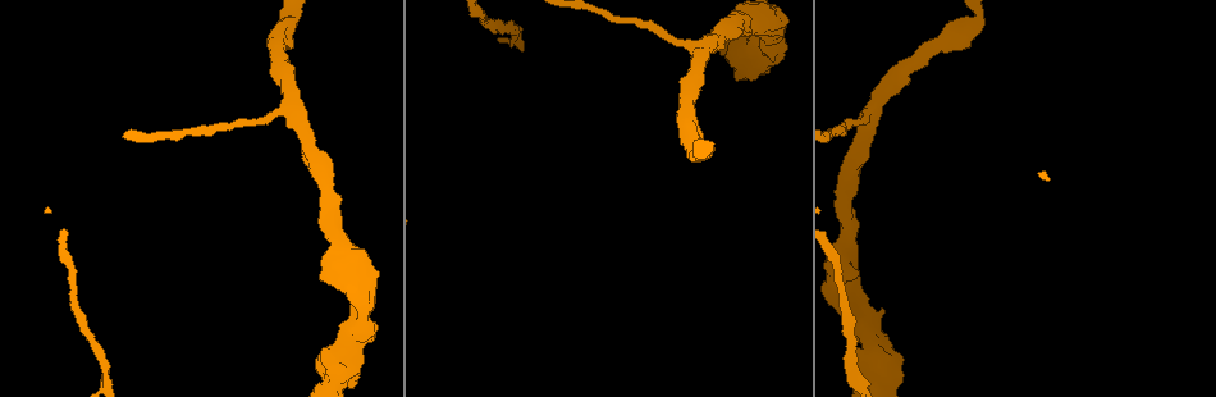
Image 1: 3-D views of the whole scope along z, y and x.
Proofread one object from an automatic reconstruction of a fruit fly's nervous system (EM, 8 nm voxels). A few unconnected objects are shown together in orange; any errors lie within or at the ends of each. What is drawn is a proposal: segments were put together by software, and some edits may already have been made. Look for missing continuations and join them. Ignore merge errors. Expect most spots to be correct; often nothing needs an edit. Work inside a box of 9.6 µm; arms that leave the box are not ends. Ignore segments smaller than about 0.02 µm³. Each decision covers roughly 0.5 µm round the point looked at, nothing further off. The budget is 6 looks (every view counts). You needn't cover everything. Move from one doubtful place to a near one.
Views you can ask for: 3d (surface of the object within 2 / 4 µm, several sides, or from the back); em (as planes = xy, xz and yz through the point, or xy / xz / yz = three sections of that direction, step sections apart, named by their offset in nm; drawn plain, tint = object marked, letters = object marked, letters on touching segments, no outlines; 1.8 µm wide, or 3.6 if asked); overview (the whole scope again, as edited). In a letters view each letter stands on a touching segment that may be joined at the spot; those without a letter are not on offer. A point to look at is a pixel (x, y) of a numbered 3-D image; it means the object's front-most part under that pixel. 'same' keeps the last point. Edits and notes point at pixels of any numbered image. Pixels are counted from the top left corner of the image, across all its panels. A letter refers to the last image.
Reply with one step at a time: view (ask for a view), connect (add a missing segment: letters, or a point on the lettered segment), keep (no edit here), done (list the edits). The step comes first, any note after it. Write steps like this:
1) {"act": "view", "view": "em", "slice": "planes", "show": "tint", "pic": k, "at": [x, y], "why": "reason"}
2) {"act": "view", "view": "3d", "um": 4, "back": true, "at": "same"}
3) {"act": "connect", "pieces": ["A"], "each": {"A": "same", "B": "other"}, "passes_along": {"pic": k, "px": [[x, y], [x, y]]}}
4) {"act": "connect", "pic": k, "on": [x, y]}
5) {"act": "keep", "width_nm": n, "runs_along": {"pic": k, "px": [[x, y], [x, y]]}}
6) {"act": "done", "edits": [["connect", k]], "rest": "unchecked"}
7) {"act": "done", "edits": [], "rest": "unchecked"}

{"act": "view", "view": "3d", "um": 4, "pic": 1, "at": [292, 108], "why": "abrupt turn"}

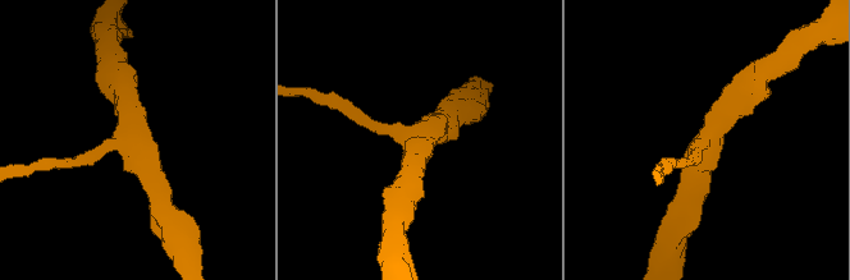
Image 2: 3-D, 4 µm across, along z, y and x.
{"act": "view", "view": "em", "slice": "xy", "step": 4, "show": "tint", "pic": 2, "at": [132, 144], "arms": 3, "arm_widths_nm": [180, 360, 360]}

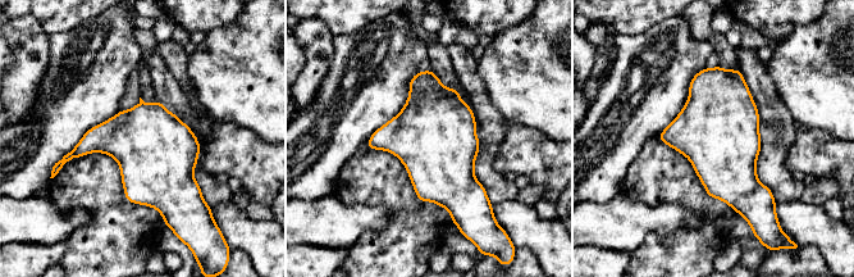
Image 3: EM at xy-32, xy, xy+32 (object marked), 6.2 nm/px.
{"act": "view", "view": "em", "slice": "planes", "show": "letters", "at": "same"}

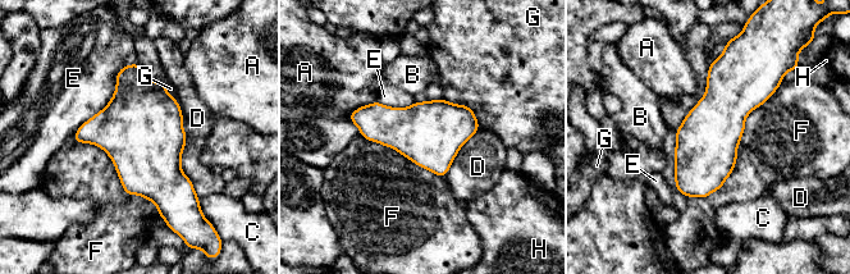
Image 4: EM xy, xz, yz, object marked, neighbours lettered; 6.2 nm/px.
{"act": "keep", "longest_contact_nm": ["F", 800], "each": {"A": "other", "B": "other", "C": "other", "D": "other", "E": "other", "F": "other", "G": "other", "H": "other"}, "border": {"pic": 4, "px": [[781, 82], [746, 117], [720, 188]]}, "found": "no lettered segment goes on from it"}

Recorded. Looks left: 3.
{"act": "view", "view": "em", "um": 3.6, "slice": "xz", "step": 16, "show": "tint", "pic": 1, "at": [757, 58], "why": "calibre changes"}

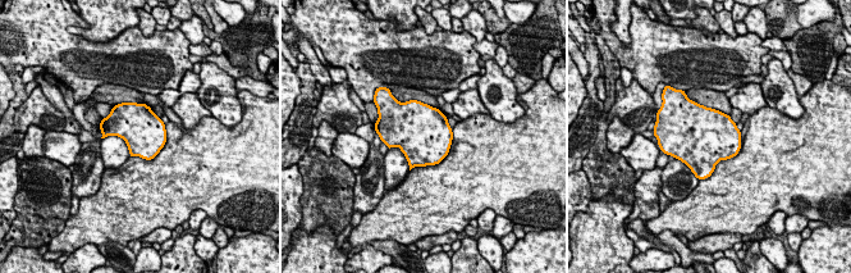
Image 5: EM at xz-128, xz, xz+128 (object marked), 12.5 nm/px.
{"act": "view", "view": "em", "um": 3.6, "slice": "planes", "show": "tint", "at": "same"}

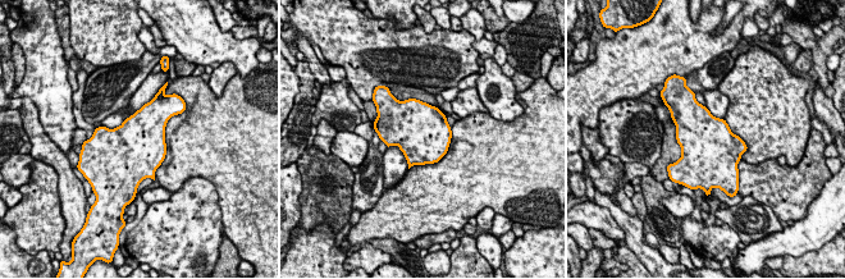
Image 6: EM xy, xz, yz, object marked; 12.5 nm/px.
{"act": "view", "view": "em", "um": 3.6, "slice": "planes", "show": "letters", "at": "same", "why": "see the neighbours"}

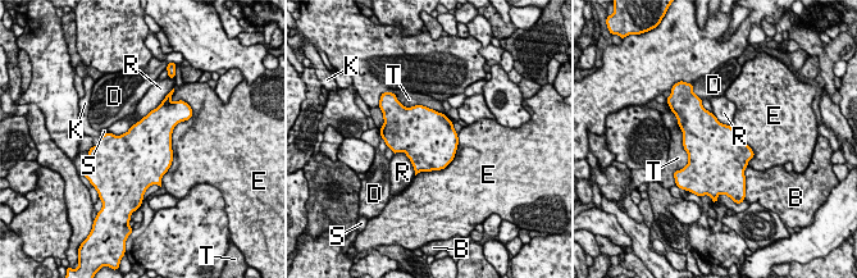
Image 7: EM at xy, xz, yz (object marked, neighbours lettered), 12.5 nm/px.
{"act": "keep", "width_nm": 700, "each": {"B": "other", "D": "other", "E": "other", "K": "other", "R": "other", "S": "other", "T": "other"}, "found": "none of them fits"}

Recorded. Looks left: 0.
{"act": "done", "edits": [], "rest": "unchecked"}

